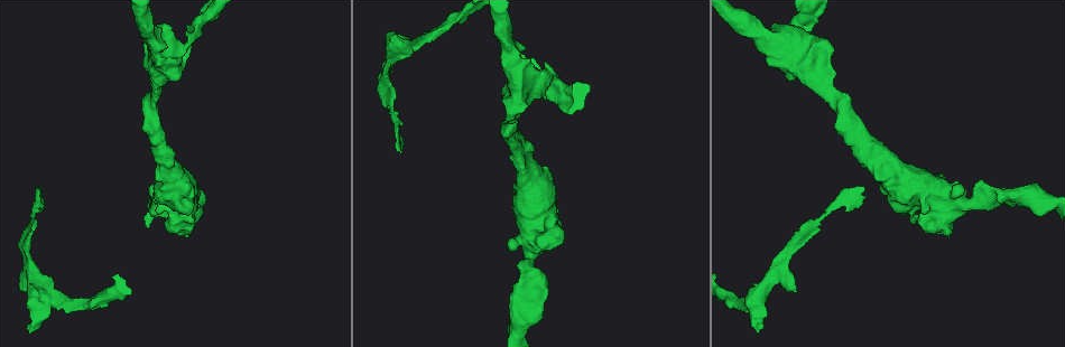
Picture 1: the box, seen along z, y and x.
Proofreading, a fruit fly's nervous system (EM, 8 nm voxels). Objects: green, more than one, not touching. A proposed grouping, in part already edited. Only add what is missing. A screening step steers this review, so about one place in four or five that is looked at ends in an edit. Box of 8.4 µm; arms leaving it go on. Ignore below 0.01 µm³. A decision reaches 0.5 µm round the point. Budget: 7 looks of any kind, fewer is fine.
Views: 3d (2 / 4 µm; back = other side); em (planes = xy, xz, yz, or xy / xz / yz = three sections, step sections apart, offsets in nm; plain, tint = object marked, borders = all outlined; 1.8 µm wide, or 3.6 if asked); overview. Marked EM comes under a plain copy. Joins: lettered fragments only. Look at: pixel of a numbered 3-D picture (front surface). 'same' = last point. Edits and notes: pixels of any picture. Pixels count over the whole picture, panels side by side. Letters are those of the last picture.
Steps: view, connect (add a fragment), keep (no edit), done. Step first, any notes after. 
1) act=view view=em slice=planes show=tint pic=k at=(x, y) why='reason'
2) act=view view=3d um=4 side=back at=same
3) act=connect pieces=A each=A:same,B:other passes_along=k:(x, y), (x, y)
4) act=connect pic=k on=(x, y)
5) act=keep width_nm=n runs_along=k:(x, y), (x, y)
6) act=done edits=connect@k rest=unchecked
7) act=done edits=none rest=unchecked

act=view view=em um=3.6 slice=xz step=4 show=tint pic=1 at=(952, 195) why='thick turns thin'

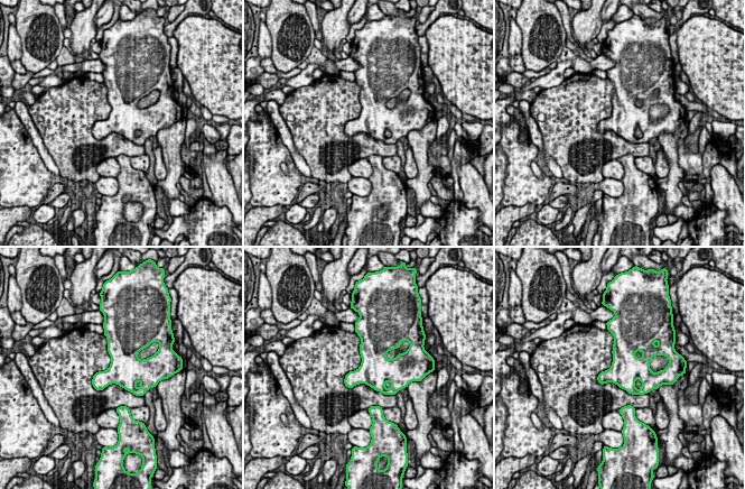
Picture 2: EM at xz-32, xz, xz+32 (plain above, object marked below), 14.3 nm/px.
act=view view=em um=3.6 slice=planes show=borders at=same

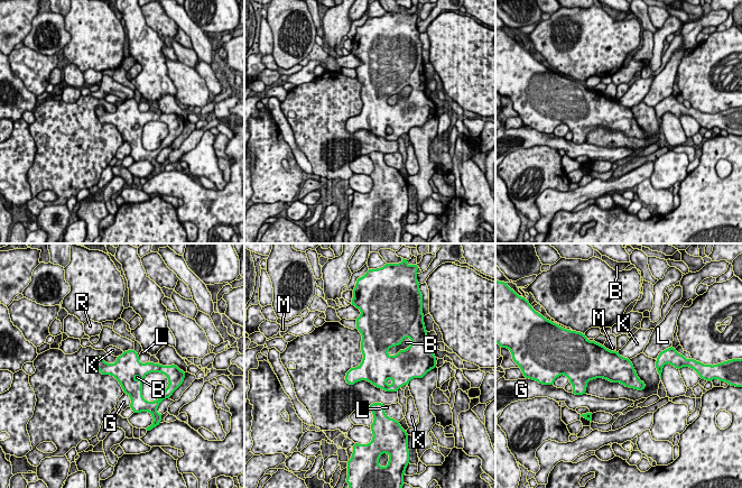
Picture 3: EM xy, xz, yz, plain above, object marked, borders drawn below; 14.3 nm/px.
act=keep longest_contact=B:260nm each=B:other,G:other,K:other,L:other,M:other,R:other border=3:(617, 351), (629, 359) found='no lettered fragment goes on from it'

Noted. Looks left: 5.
act=view view=3d um=4 pic=1 at=(152, 38) why='three-way junction'

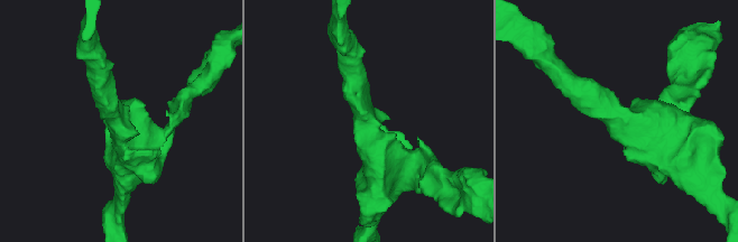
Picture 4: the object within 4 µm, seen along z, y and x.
act=view view=em um=3.6 slice=yz step=4 show=borders pic=4 at=(629, 121)

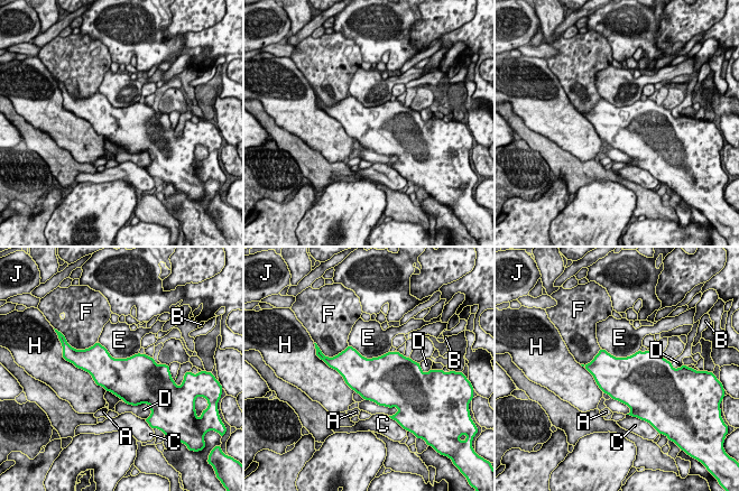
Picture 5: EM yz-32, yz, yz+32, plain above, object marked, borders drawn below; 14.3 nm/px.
act=view view=em um=3.6 slice=planes show=borders at=same

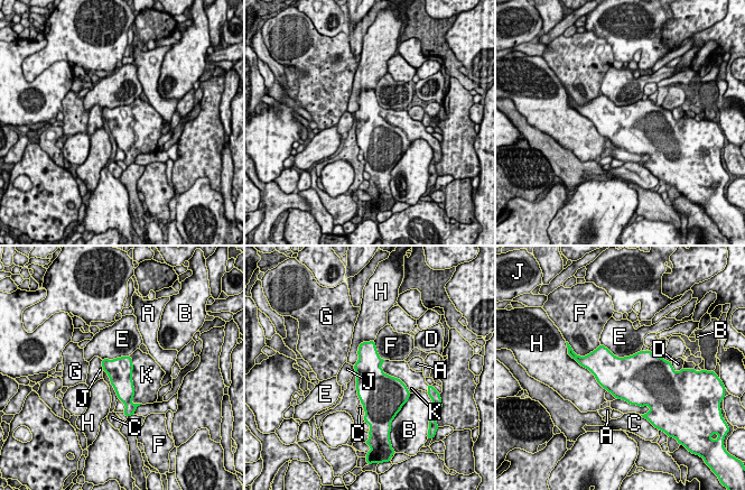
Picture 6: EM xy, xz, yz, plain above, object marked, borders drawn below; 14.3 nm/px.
act=connect pieces=K width_nm=340 each=A:other,B:other,C:other,D:other,E:other,F:other,G:other,H:other,J:other,K:same passes_along=6:(120, 371), (132, 384), (147, 375) found='it goes on there'

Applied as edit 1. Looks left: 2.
act=done edits=connect@6 rest=unchecked

